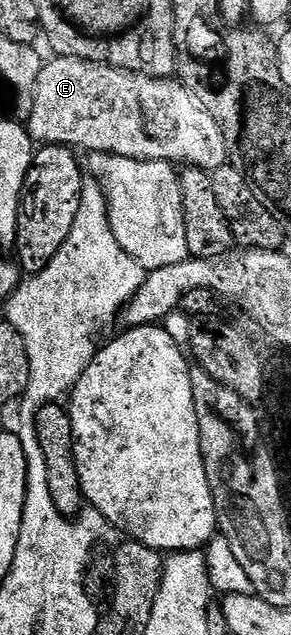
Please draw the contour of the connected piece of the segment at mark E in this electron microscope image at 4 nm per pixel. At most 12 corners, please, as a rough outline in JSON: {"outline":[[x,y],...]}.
{"outline":[[64,54],[27,113],[38,145],[129,160],[230,155],[177,78]]}

